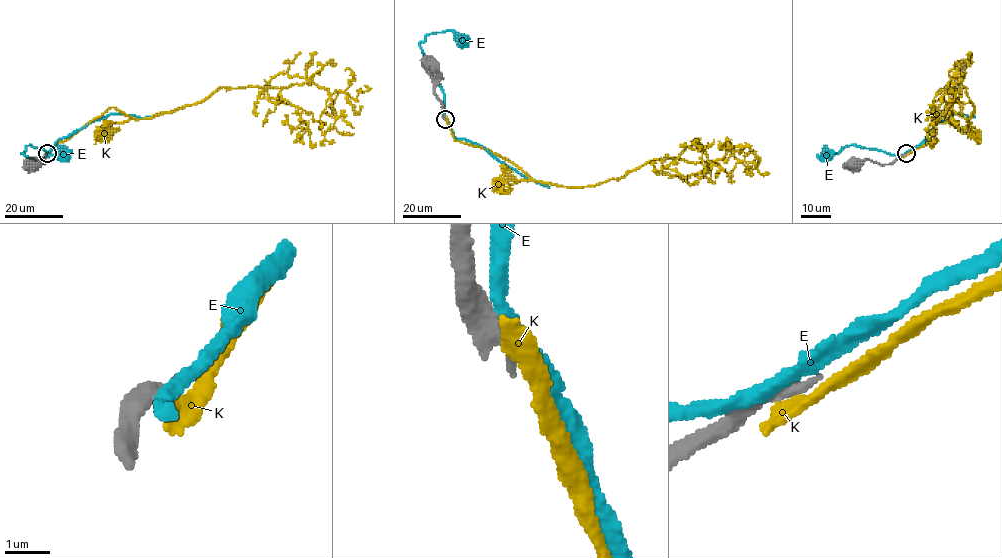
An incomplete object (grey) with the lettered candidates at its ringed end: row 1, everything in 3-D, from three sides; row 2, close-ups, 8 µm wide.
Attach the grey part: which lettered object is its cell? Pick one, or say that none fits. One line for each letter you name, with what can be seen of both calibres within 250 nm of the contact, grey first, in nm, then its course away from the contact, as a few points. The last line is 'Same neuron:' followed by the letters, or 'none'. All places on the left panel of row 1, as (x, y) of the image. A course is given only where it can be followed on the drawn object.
Same neuron: none

